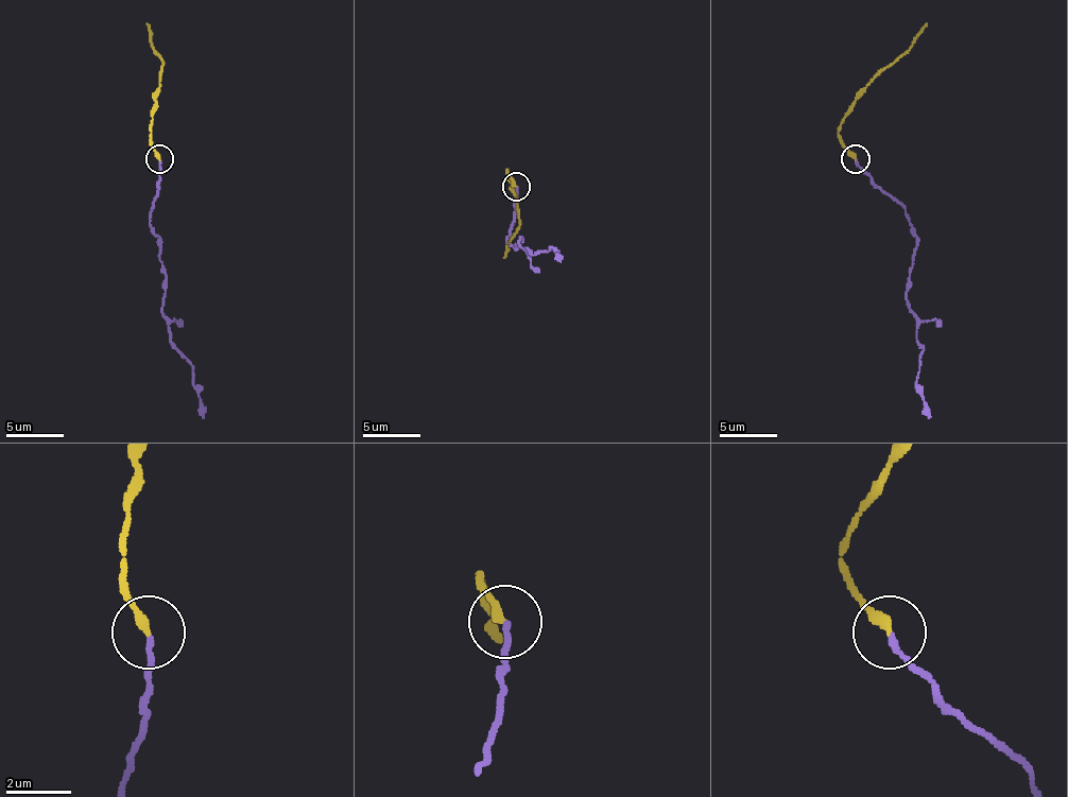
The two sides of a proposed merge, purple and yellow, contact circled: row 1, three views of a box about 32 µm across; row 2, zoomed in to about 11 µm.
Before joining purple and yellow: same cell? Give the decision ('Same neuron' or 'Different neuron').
Same neuron

